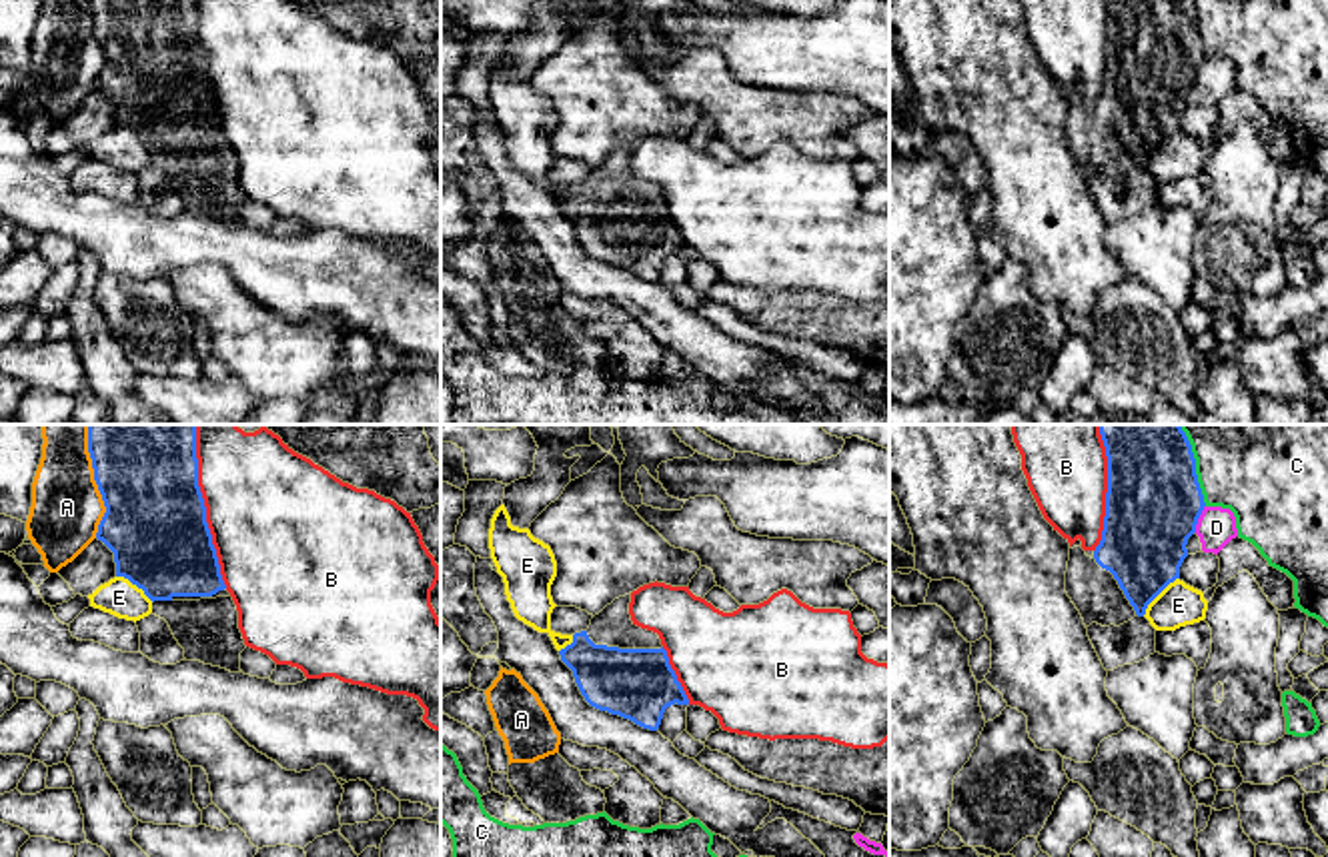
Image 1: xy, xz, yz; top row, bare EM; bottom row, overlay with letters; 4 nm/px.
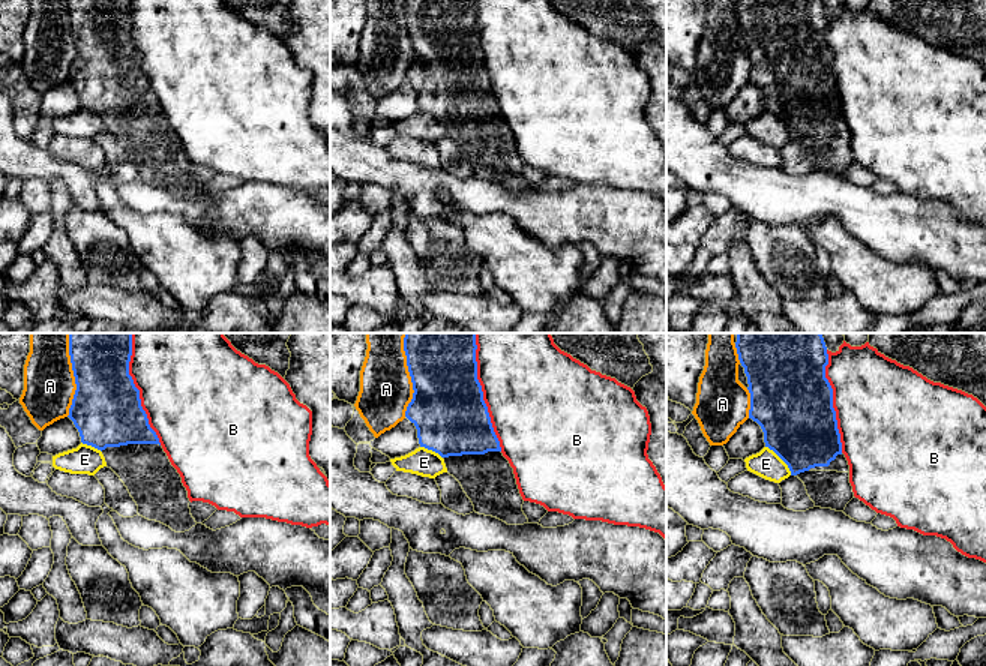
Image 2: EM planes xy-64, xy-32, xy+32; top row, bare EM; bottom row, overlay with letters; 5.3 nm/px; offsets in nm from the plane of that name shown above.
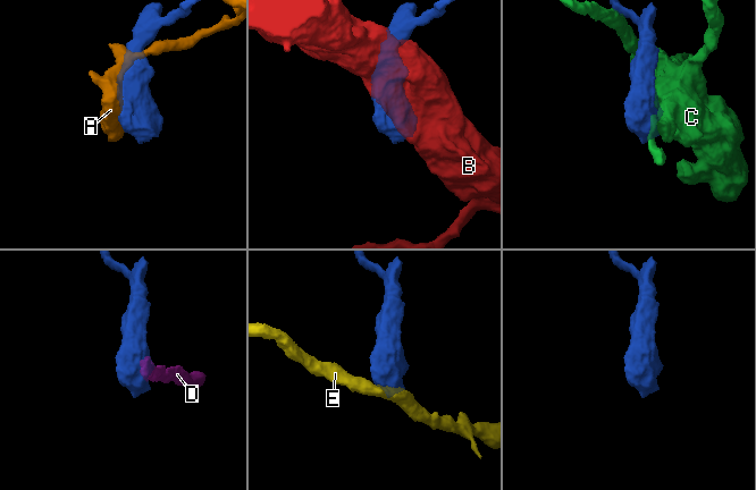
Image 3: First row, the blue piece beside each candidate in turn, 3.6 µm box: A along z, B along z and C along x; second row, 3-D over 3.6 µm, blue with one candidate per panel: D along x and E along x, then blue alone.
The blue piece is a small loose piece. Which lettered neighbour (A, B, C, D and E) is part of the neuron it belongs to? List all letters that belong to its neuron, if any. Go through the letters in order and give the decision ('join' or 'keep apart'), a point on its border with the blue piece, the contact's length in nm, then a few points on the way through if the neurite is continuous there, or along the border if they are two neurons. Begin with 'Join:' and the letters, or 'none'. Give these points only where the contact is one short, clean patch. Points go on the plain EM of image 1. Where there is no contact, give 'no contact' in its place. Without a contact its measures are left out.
Join: none
A: keep apart | xy (101, 45) | 360 nm
B: keep apart | xy (205, 71) | 550 nm
C: keep apart | yz (1196, 29) | 240 nm
D: keep apart | yz (1198, 69) | 120 nm | along yz (1204, 57), (1194, 83)
E: keep apart | yz (1158, 145) | 220 nm

